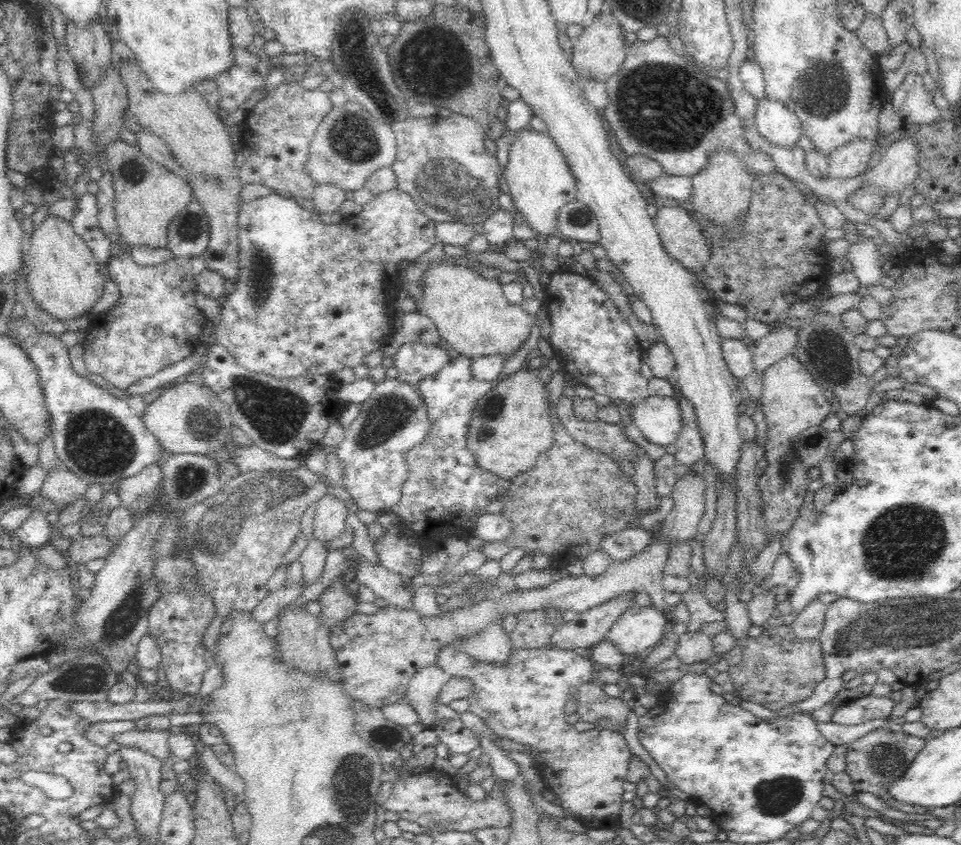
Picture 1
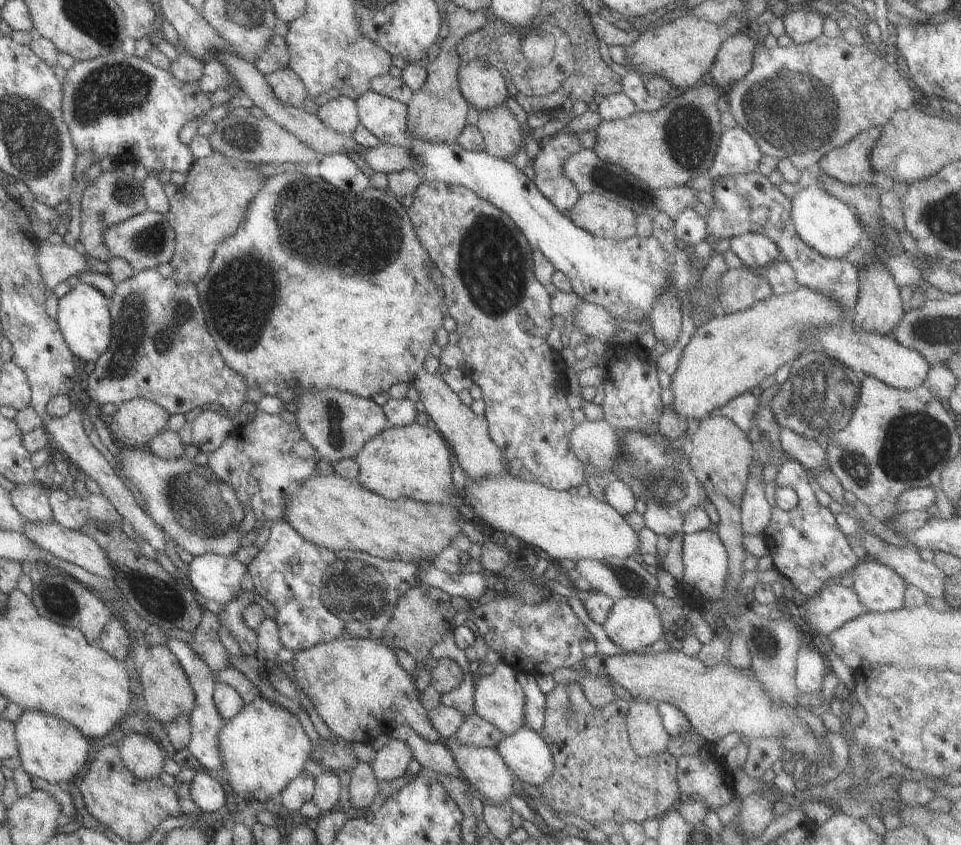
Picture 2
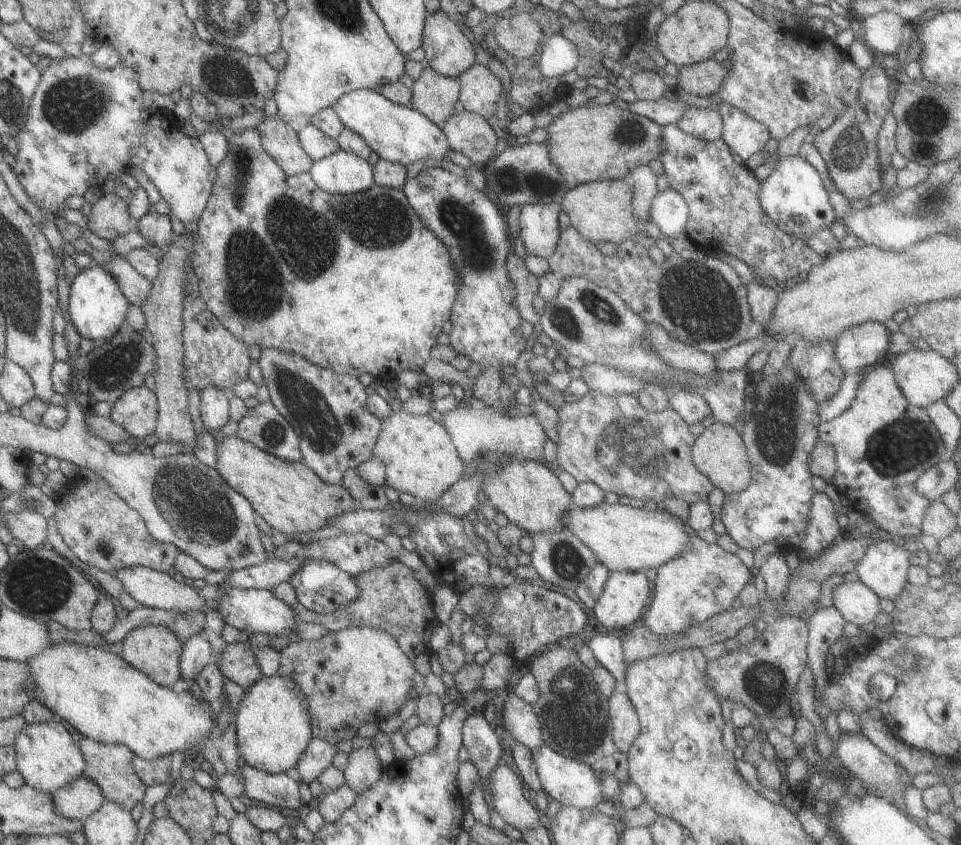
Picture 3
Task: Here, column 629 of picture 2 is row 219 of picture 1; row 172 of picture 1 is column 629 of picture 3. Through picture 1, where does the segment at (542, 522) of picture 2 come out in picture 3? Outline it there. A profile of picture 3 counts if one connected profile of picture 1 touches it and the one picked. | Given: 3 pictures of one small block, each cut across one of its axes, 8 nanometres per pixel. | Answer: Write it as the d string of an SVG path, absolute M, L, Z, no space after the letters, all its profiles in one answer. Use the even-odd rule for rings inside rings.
M602 501L600 505L590 508L570 508L563 514L561 522L590 548L597 562L610 571L636 572L658 568L662 563L682 554L690 538L684 532L686 524L674 514L646 506L633 507L630 504Z

